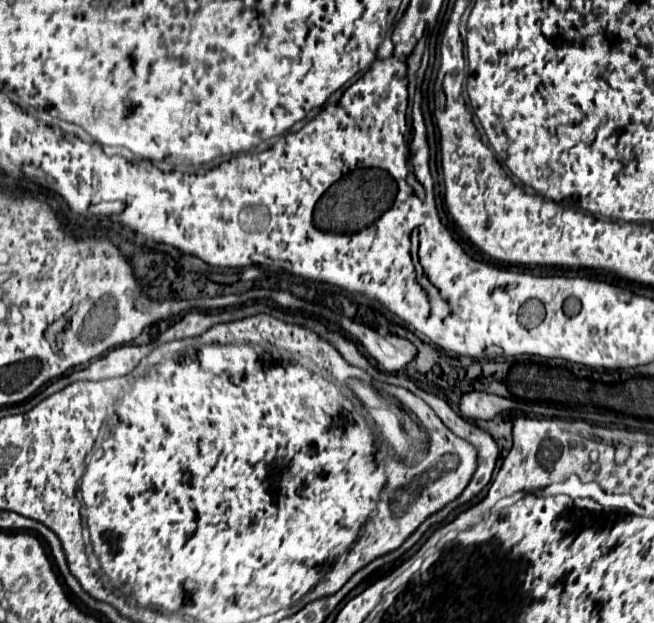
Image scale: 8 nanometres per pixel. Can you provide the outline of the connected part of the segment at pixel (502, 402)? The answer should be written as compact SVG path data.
M471 391L465 393L459 401L459 411L465 419L477 421L477 419L493 419L501 411L515 409L513 399L505 399L499 395L491 395L485 391Z

